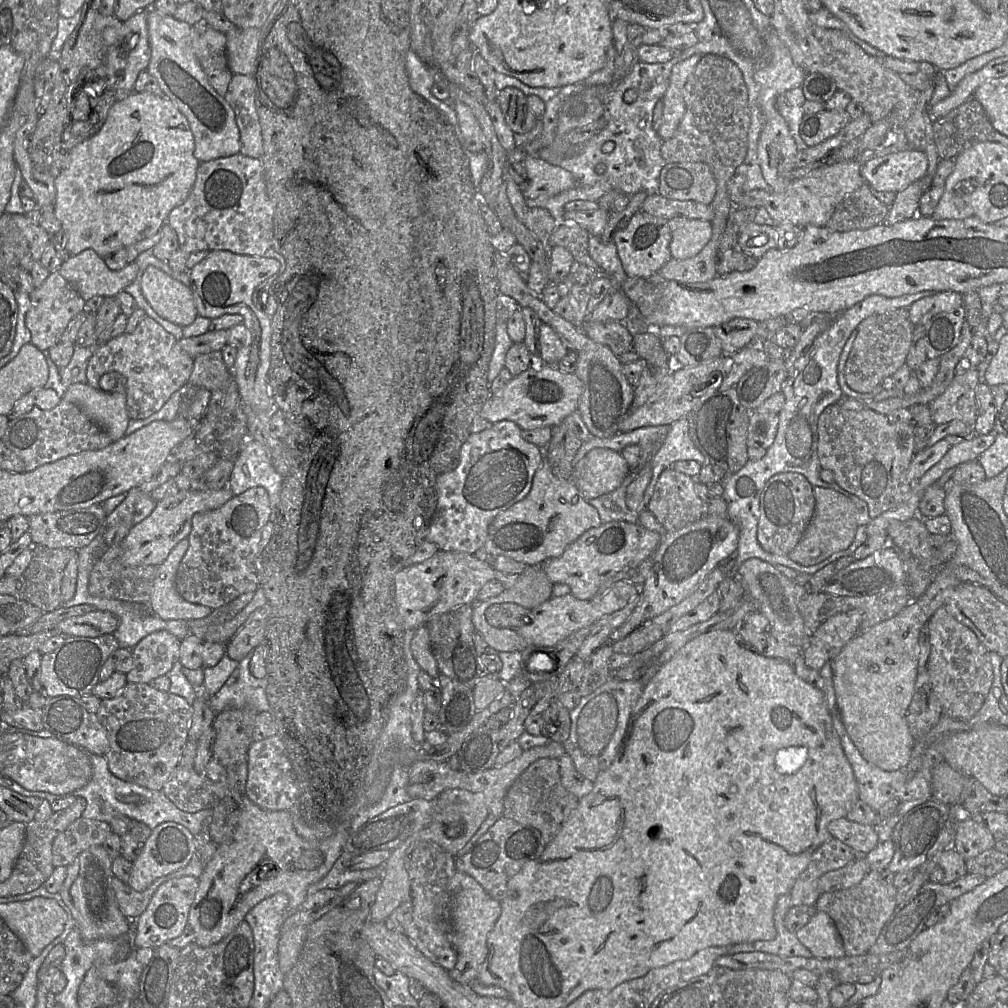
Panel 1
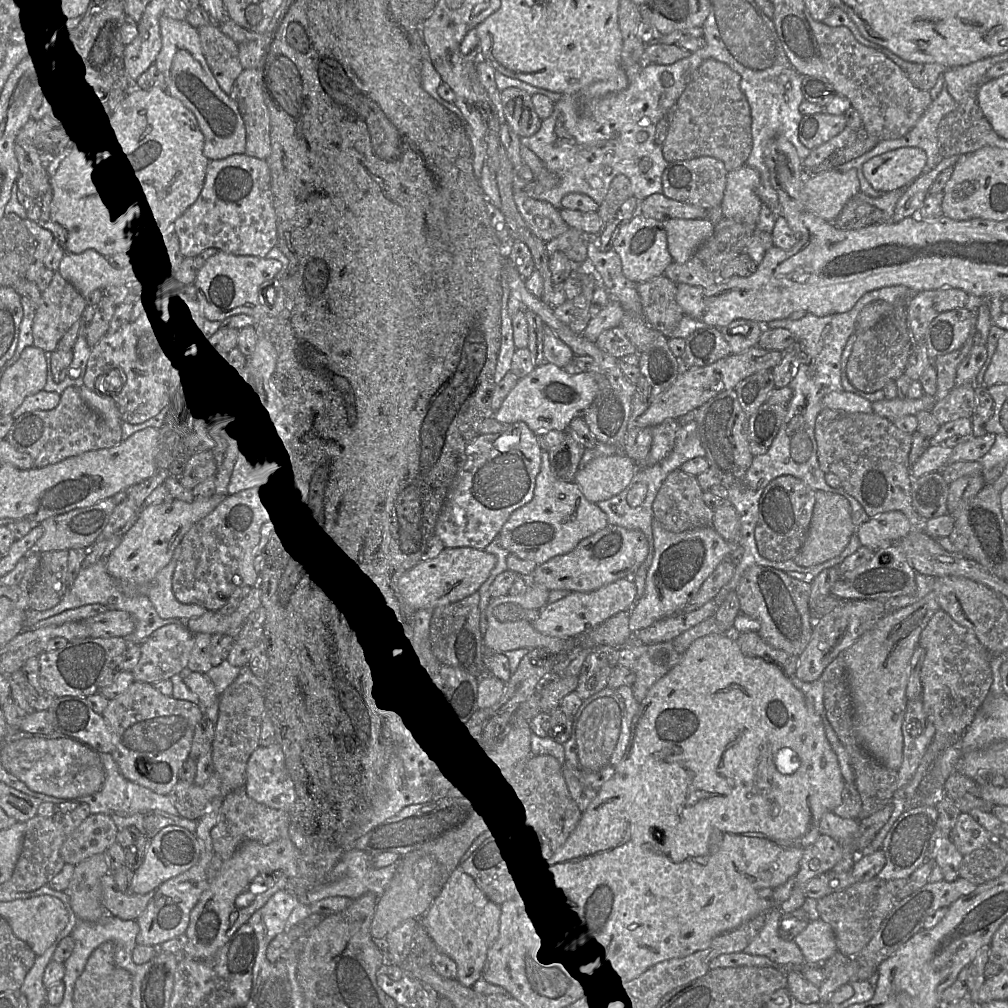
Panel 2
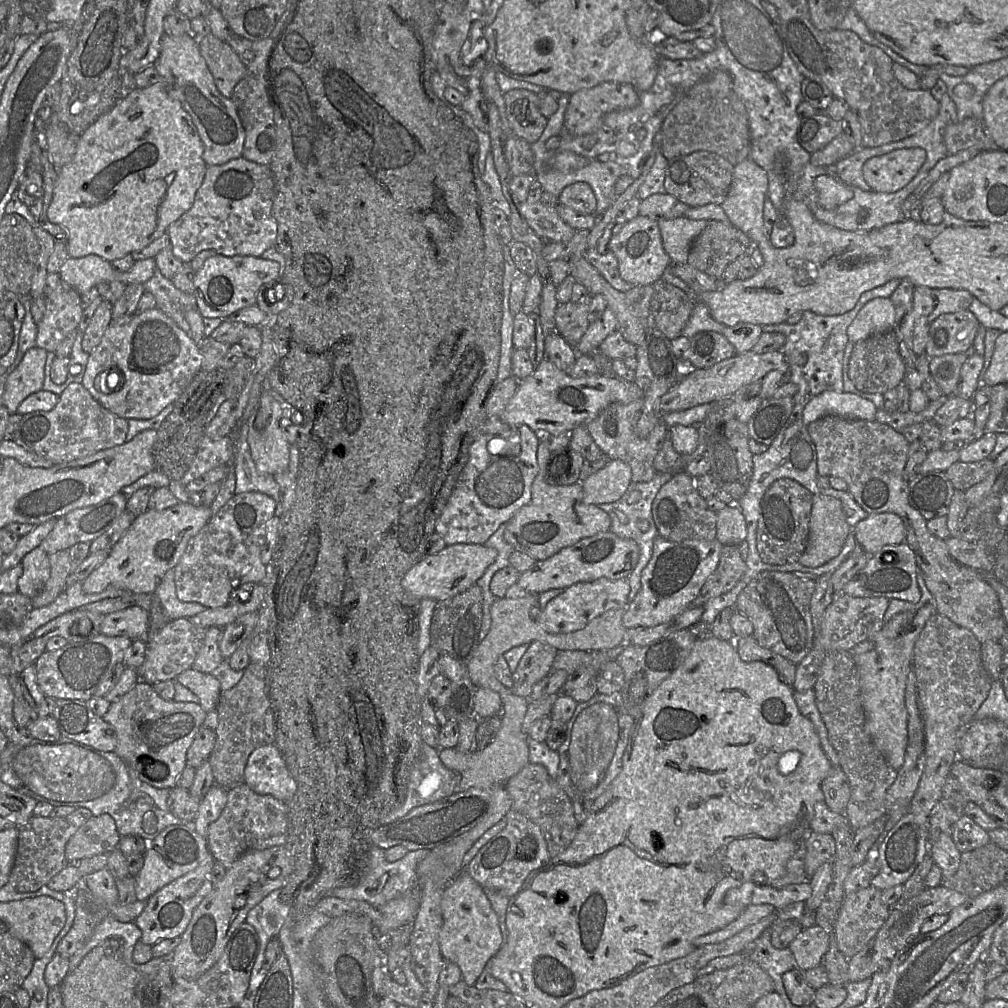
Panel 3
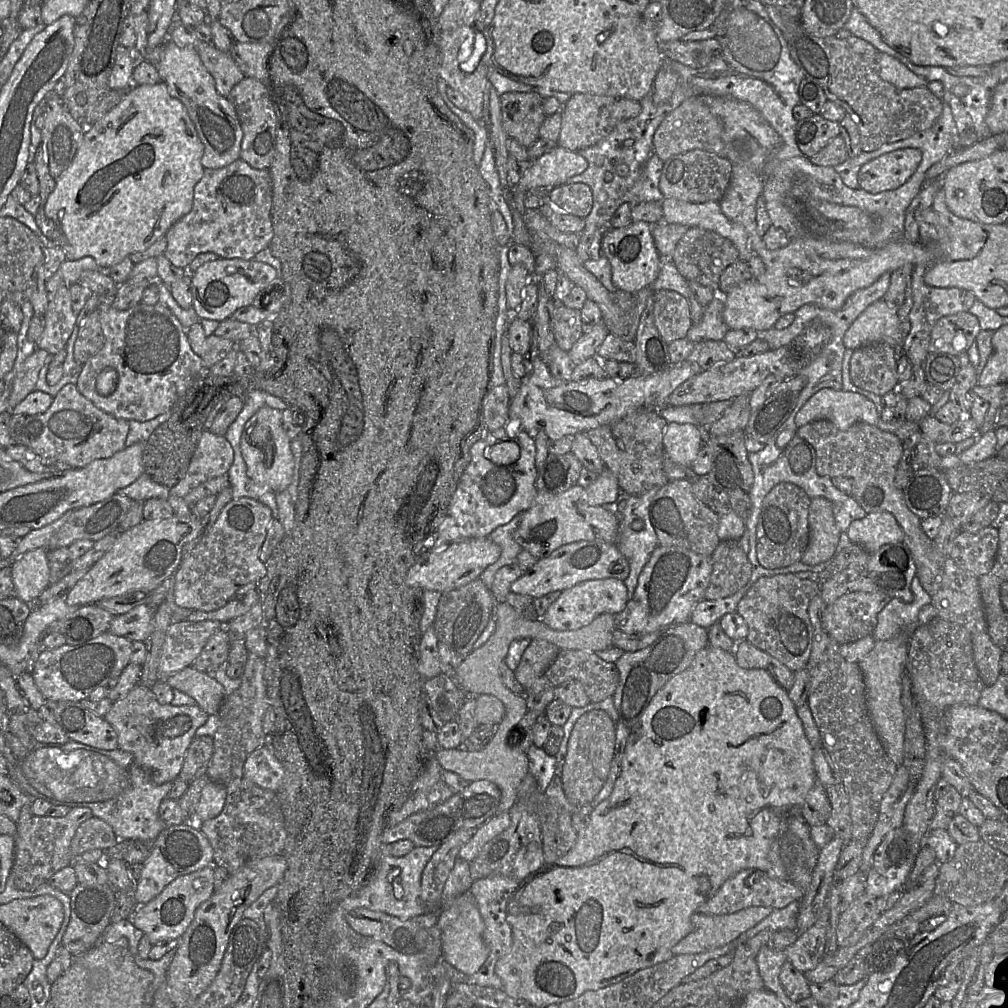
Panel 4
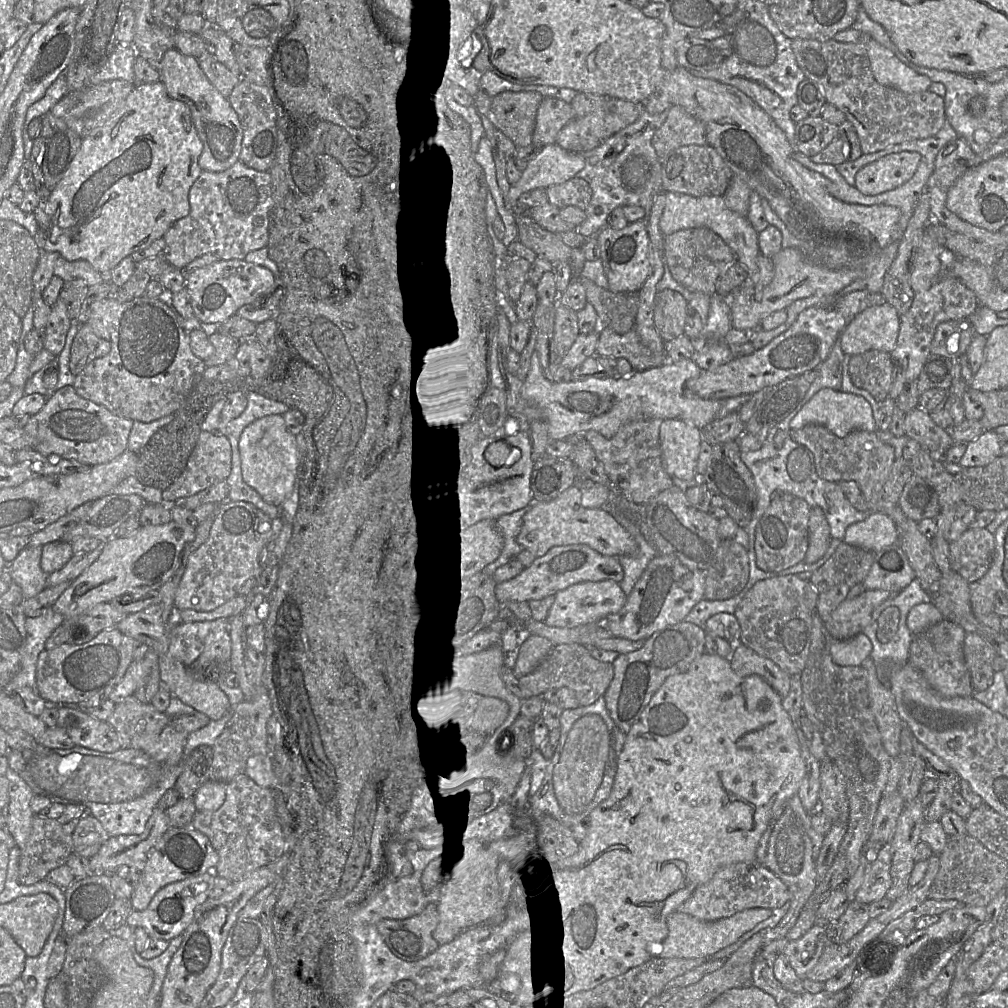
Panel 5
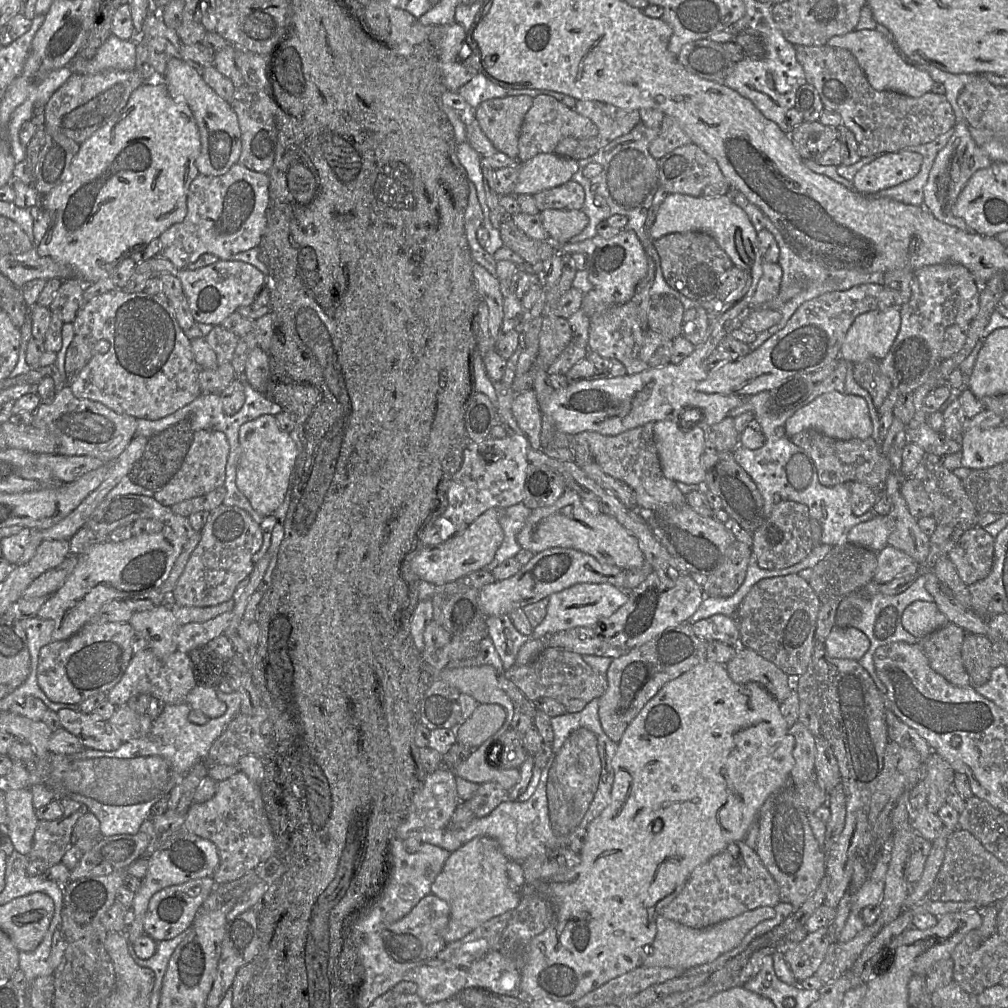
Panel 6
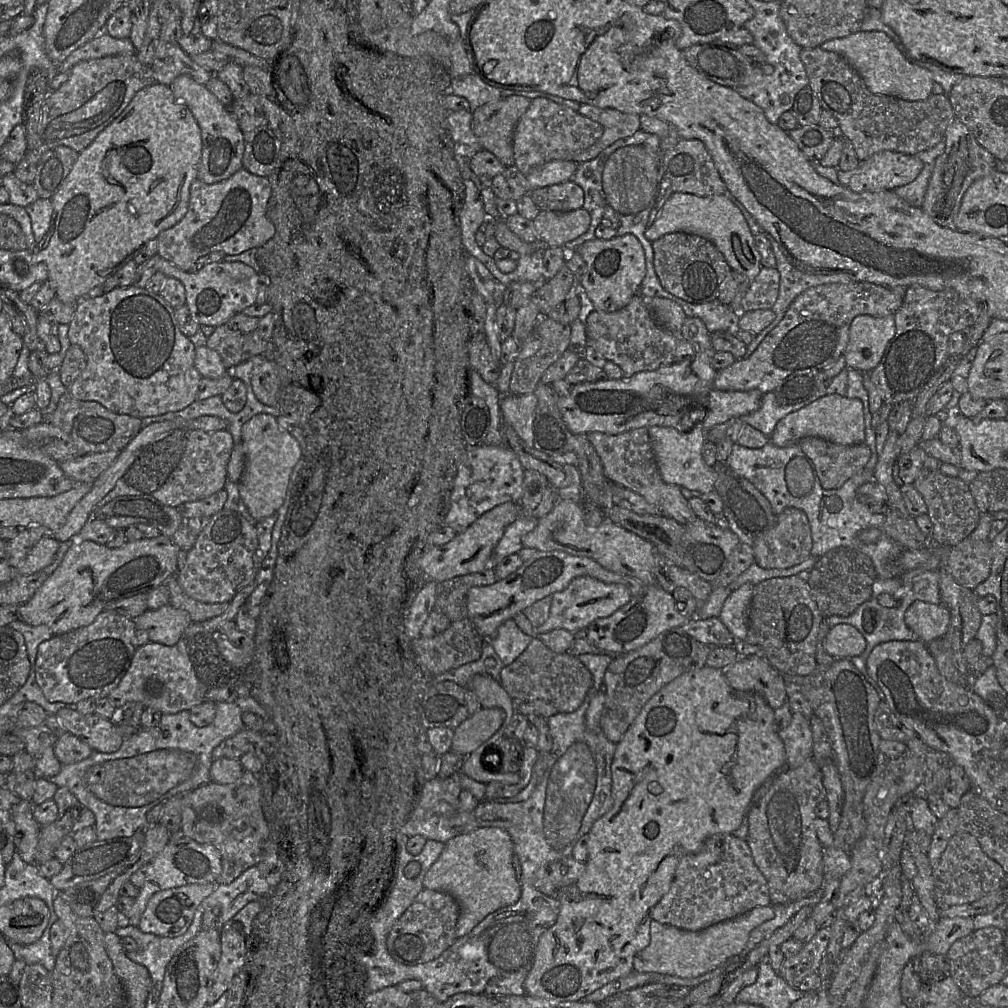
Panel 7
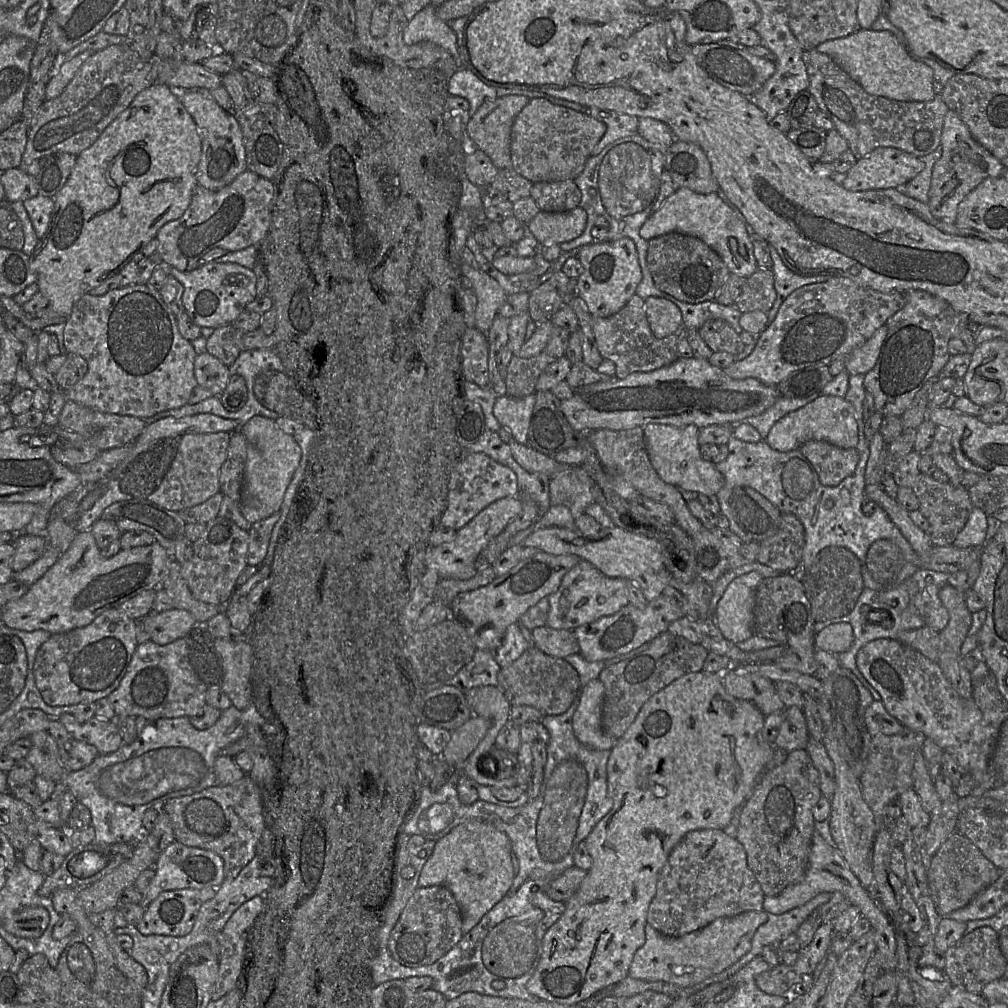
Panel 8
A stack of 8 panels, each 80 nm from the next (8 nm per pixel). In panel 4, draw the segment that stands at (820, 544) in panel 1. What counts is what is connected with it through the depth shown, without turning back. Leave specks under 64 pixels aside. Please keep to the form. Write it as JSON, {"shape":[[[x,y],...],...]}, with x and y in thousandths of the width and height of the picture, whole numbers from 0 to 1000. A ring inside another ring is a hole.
{"shape":[[[816,493],[805,495],[802,510],[803,538],[795,558],[808,562],[821,557],[829,548],[834,528],[829,522],[826,500]]]}

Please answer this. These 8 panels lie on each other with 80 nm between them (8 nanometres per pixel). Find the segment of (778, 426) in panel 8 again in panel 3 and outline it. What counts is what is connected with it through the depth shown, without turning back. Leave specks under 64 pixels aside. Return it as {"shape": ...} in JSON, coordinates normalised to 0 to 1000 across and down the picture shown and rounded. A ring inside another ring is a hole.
{"shape":[[[817,388],[806,395],[797,407],[797,419],[802,422],[820,412],[843,417],[867,418],[870,405],[867,400],[844,389]]]}

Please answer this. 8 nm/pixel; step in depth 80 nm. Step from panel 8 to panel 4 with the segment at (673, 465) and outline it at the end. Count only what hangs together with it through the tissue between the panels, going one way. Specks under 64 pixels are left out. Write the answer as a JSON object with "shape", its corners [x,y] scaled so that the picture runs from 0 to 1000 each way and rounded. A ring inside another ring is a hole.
{"shape":[[[662,420],[658,432],[660,453],[667,458],[686,464],[695,444],[695,431],[687,421]]]}

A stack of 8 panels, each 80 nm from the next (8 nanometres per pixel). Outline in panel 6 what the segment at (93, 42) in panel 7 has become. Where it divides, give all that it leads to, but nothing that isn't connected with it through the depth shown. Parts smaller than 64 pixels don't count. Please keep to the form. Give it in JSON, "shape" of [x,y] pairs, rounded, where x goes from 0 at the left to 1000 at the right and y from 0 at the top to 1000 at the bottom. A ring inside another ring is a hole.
{"shape":[[[133,33],[129,40],[109,35],[91,59],[75,56],[67,65],[71,72],[77,73],[96,73],[107,68],[134,69],[136,42]]]}

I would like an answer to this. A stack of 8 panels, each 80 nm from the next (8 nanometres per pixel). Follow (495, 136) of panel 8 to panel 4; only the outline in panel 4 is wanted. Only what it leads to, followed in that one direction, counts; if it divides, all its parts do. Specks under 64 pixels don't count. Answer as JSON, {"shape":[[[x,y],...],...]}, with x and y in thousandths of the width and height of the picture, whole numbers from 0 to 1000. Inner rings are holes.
{"shape":[[[502,91],[496,94],[498,126],[505,138],[524,147],[535,138],[535,129],[541,118],[539,97],[531,91]]]}

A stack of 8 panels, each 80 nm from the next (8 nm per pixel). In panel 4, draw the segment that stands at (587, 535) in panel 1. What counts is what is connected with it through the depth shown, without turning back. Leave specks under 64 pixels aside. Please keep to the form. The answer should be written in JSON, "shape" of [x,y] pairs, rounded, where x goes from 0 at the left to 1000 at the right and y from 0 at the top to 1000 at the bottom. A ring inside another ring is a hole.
{"shape":[[[578,536],[558,541],[543,553],[534,555],[528,563],[507,579],[506,586],[535,593],[550,586],[560,586],[583,575],[609,573],[619,576],[624,566],[624,558],[610,539]]]}

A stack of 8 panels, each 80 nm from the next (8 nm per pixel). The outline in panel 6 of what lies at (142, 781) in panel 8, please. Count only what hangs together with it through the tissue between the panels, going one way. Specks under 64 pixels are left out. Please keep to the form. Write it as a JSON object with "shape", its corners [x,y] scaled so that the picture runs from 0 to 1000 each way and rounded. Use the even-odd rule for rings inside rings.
{"shape":[[[215,685],[214,688],[217,694],[224,698],[224,705],[217,711],[209,712],[205,717],[201,719],[195,719],[187,714],[187,708],[189,702],[185,698],[164,698],[160,708],[151,716],[151,721],[147,729],[132,733],[126,736],[122,736],[120,740],[111,745],[100,745],[89,742],[84,742],[83,744],[69,748],[55,748],[49,747],[46,752],[37,753],[36,763],[34,764],[34,778],[42,778],[51,784],[54,788],[55,794],[61,794],[63,792],[68,792],[74,795],[81,796],[86,799],[88,805],[90,805],[99,814],[99,827],[100,829],[111,829],[115,827],[134,827],[137,825],[140,817],[150,811],[150,801],[157,796],[160,792],[167,790],[172,781],[186,768],[186,766],[196,756],[203,755],[207,746],[208,741],[212,735],[220,728],[225,719],[238,707],[239,700],[239,688],[237,687],[231,686],[230,688],[221,688],[218,685]]]}

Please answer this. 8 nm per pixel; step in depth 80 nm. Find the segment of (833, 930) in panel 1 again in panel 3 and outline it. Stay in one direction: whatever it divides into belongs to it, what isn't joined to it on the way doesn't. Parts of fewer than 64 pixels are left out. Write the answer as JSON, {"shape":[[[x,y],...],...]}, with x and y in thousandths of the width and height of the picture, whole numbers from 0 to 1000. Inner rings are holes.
{"shape":[[[813,919],[799,921],[785,935],[782,940],[789,949],[790,959],[796,963],[814,956],[823,938],[823,928]]]}

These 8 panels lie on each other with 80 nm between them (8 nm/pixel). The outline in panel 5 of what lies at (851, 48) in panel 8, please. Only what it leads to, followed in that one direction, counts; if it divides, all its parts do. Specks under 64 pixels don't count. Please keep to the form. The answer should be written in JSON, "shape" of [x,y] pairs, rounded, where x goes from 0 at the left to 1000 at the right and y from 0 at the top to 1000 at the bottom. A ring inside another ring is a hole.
{"shape":[[[841,28],[827,35],[828,41],[855,44],[863,61],[869,80],[897,92],[911,92],[922,89],[925,80],[896,63],[888,54],[867,40],[863,35]]]}

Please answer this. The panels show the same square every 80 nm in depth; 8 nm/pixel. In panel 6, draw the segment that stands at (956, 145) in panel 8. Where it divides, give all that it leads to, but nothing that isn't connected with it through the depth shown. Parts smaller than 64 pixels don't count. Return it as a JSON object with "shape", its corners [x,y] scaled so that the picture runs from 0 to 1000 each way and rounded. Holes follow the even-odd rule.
{"shape":[[[957,120],[948,122],[945,126],[945,133],[938,146],[931,151],[923,169],[917,186],[916,204],[930,218],[955,229],[961,229],[957,219],[944,212],[944,204],[962,176],[968,170],[980,166],[983,161],[984,159],[965,139],[959,122]]]}

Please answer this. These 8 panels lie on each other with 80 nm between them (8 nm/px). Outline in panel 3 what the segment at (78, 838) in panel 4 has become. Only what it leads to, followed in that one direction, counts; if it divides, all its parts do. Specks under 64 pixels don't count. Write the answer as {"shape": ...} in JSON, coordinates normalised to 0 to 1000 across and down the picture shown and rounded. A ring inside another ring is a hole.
{"shape":[[[108,808],[91,810],[67,833],[65,853],[67,856],[77,856],[83,851],[108,847],[117,840],[120,830]]]}

